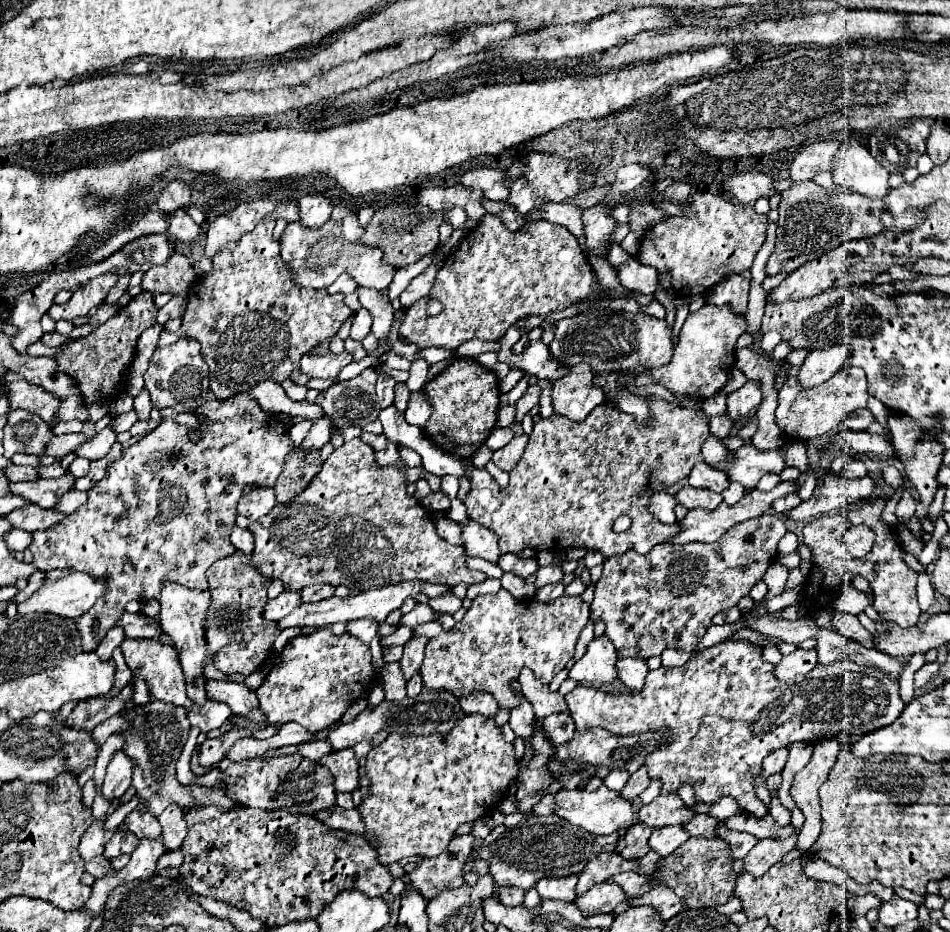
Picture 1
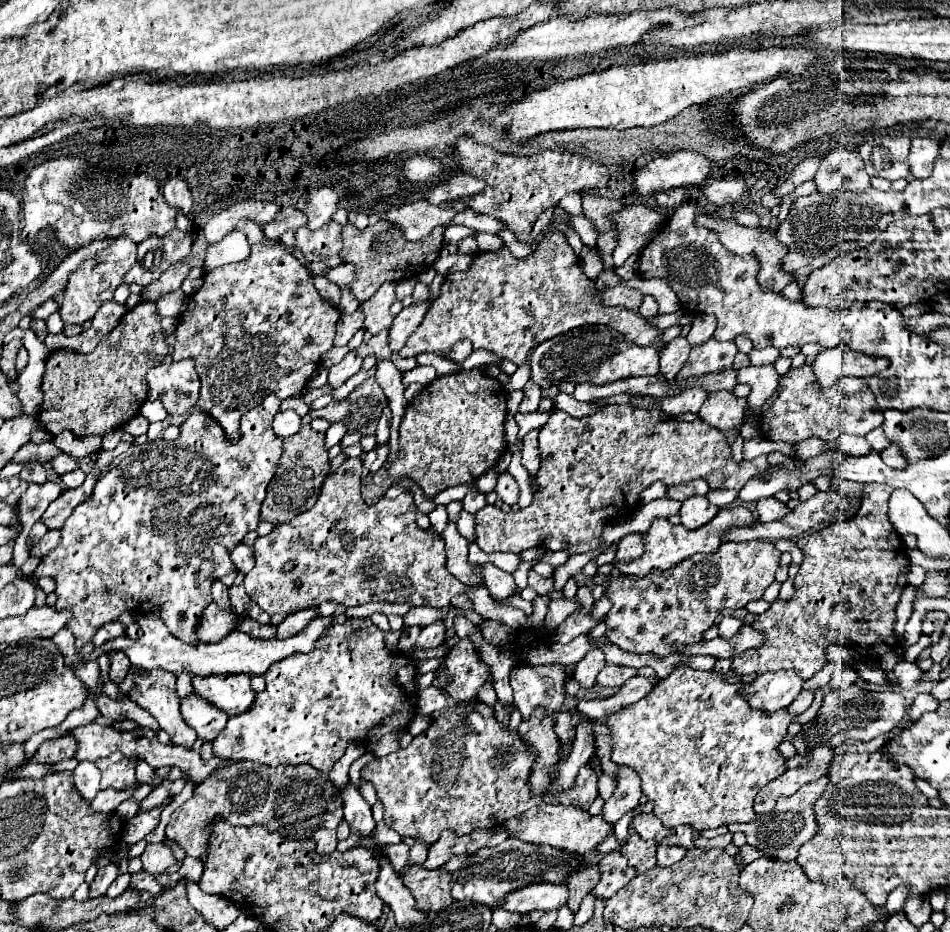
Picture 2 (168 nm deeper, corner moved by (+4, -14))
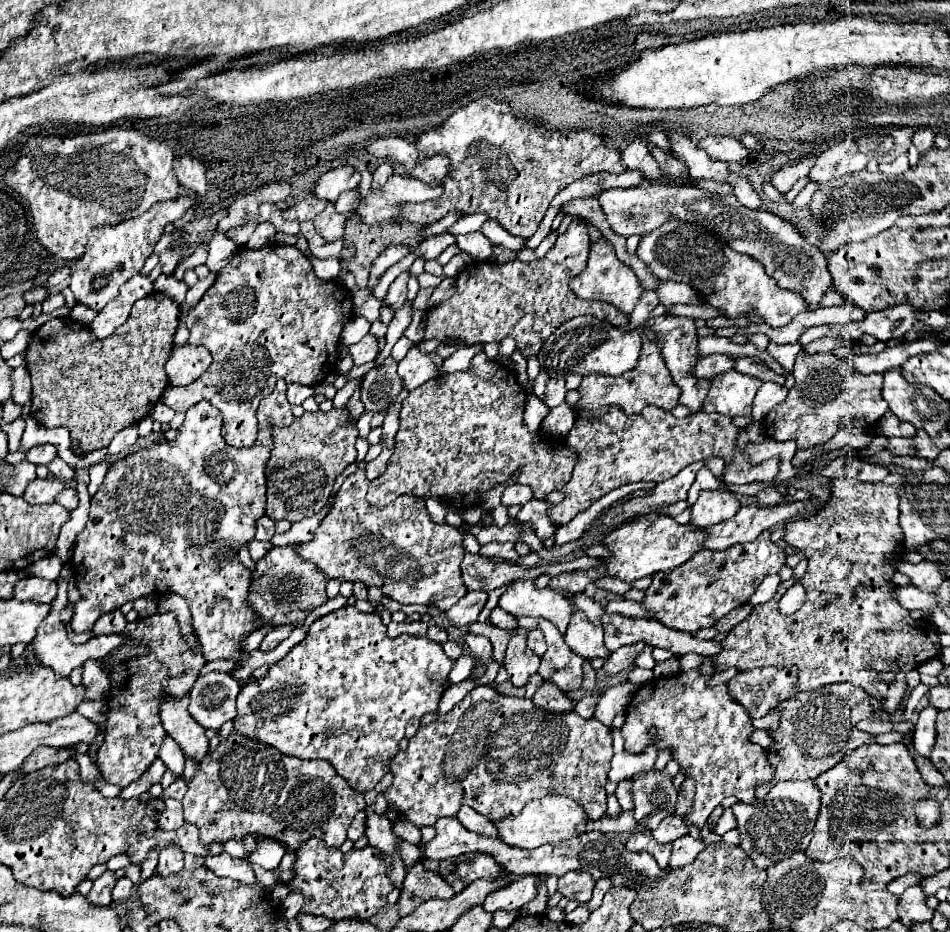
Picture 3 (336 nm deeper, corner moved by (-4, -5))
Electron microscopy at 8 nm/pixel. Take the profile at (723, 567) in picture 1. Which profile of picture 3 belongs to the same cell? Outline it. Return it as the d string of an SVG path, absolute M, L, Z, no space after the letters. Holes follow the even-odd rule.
M762 531L762 535L750 543L734 545L726 551L702 549L694 553L682 567L676 567L666 575L654 575L642 603L654 615L654 619L666 627L692 633L702 627L712 627L734 607L744 605L762 579L778 573L782 565L786 565L786 555L770 541L770 531Z

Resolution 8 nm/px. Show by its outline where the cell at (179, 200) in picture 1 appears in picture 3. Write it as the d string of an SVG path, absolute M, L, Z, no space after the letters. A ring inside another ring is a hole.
M190 155L176 159L174 173L176 173L180 185L190 189L196 197L202 197L206 193L206 167L198 159L194 159Z

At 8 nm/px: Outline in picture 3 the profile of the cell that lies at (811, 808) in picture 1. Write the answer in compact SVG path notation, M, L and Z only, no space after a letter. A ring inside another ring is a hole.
M786 781L776 783L764 799L754 803L736 803L732 813L740 833L740 849L760 869L766 869L796 851L804 851L812 839L812 829L820 811L820 793L812 781ZM798 803L798 805L792 805Z

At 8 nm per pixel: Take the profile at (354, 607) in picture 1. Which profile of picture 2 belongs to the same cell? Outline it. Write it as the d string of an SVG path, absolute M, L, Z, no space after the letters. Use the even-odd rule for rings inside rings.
M140 614L138 616L138 624L142 628L142 638L138 640L130 640L128 636L110 640L108 644L104 644L102 648L96 648L90 656L86 656L84 660L96 660L100 654L110 654L116 650L122 650L128 658L132 666L144 668L144 670L152 670L152 668L162 668L174 674L180 674L184 670L190 670L192 676L210 676L210 674L264 674L268 670L268 666L272 662L284 660L286 656L292 656L296 652L312 652L314 648L318 648L318 640L322 640L322 636L326 636L326 632L330 630L333 615L328 617L318 616L314 618L302 632L286 638L286 640L278 640L278 638L252 638L244 632L230 632L226 638L222 638L216 644L186 644L178 638L174 638L168 628L164 626L164 622L152 614Z

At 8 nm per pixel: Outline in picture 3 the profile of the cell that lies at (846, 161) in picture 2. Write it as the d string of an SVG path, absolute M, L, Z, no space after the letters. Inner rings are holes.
M842 141L816 157L816 163L810 171L810 179L816 183L826 183L834 177L862 171L866 163L868 163L868 157L858 151L856 143Z

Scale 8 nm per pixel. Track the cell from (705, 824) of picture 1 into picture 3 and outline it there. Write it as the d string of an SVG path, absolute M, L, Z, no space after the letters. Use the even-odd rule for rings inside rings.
M676 815L666 817L666 819L652 831L652 837L654 837L654 841L658 841L658 843L672 843L674 839L684 837L684 835L688 835L688 827L686 827L684 821L682 821L680 817L676 817Z

